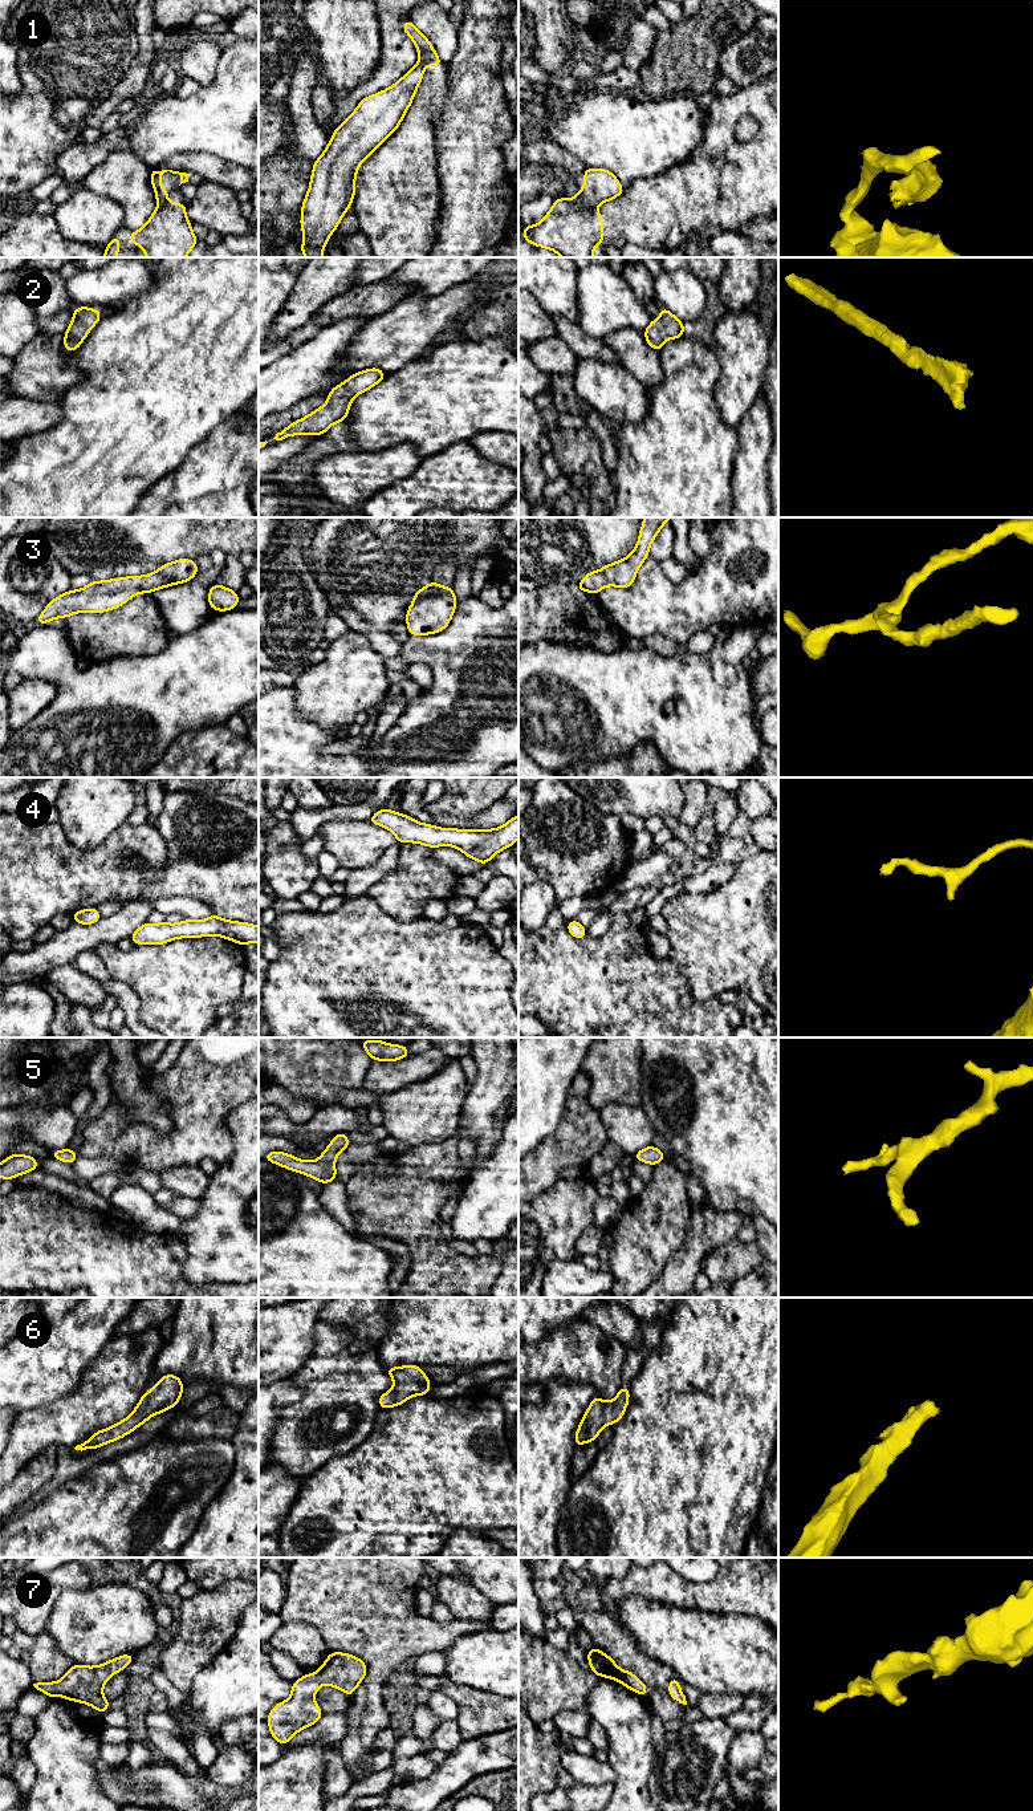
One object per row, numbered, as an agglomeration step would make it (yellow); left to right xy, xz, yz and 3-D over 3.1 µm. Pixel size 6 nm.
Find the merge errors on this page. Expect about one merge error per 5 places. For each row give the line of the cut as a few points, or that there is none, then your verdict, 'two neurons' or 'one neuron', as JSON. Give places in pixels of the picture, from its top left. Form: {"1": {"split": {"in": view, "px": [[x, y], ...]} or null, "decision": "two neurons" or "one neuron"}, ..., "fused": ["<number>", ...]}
{"1": {"split": {"in": "yz", "px": [[576, 201], [594, 208]]}, "decision": "two neurons"}, "2": {"split": null, "decision": "one neuron"}, "3": {"split": {"in": "xz", "px": [[442, 588], [436, 593], [414, 603]]}, "decision": "two neurons"}, "4": {"split": null, "decision": "one neuron"}, "5": {"split": null, "decision": "one neuron"}, "6": {"split": null, "decision": "one neuron"}, "7": {"split": null, "decision": "one neuron"}, "fused": ["1", "3"]}

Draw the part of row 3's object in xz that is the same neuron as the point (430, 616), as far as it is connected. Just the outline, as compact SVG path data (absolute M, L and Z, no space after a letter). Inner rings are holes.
M442 586L438 594L408 606L406 622L408 636L436 634L444 630L456 609L452 586Z

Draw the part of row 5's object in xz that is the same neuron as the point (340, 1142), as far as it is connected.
M346 1132L334 1136L325 1152L316 1161L298 1160L284 1152L268 1152L264 1160L280 1165L285 1169L309 1175L322 1185L337 1179L335 1158L339 1152L345 1150L351 1142L346 1137Z

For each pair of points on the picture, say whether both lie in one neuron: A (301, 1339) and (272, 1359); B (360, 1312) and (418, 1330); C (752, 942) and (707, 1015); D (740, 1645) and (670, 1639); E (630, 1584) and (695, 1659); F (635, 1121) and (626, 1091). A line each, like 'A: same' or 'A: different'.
A: same
B: different
C: different
D: same
E: different
F: different

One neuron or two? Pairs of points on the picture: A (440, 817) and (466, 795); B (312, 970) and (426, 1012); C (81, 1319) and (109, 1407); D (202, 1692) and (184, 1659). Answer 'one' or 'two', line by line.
A: one
B: one
C: two
D: two

